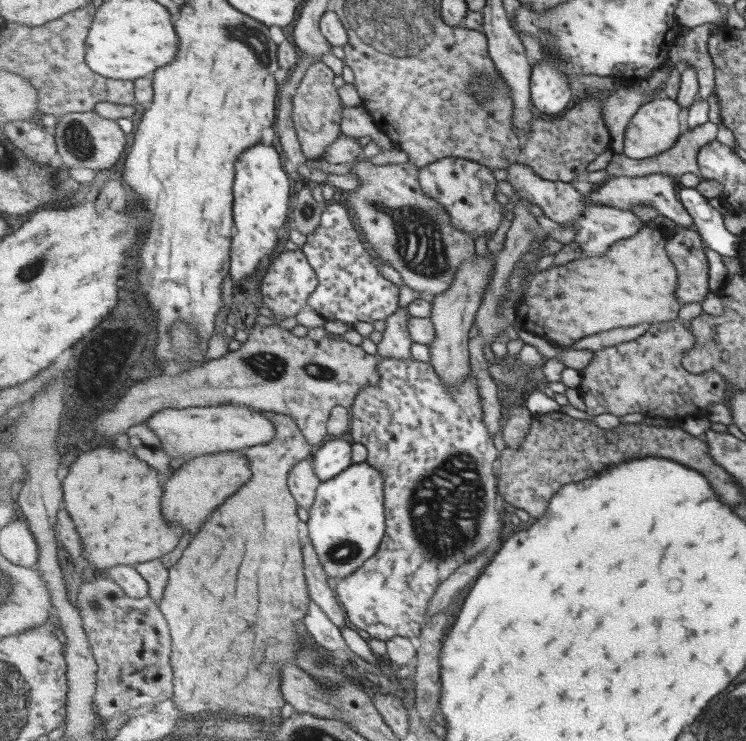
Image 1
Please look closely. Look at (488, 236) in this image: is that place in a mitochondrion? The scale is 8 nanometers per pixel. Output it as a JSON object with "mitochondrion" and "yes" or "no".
{"mitochondrion":"no"}

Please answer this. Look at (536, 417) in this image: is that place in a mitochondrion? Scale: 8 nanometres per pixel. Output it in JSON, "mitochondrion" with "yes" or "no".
{"mitochondrion":"no"}

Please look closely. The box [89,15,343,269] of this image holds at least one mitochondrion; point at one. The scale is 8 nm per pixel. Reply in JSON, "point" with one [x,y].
{"point":[254,40]}

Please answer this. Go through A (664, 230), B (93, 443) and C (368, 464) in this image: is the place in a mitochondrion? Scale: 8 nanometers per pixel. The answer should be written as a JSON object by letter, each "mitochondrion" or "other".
{"A":"other","B":"other","C":"other"}

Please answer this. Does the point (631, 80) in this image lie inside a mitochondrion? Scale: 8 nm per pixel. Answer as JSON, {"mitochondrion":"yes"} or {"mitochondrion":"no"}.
{"mitochondrion":"no"}

